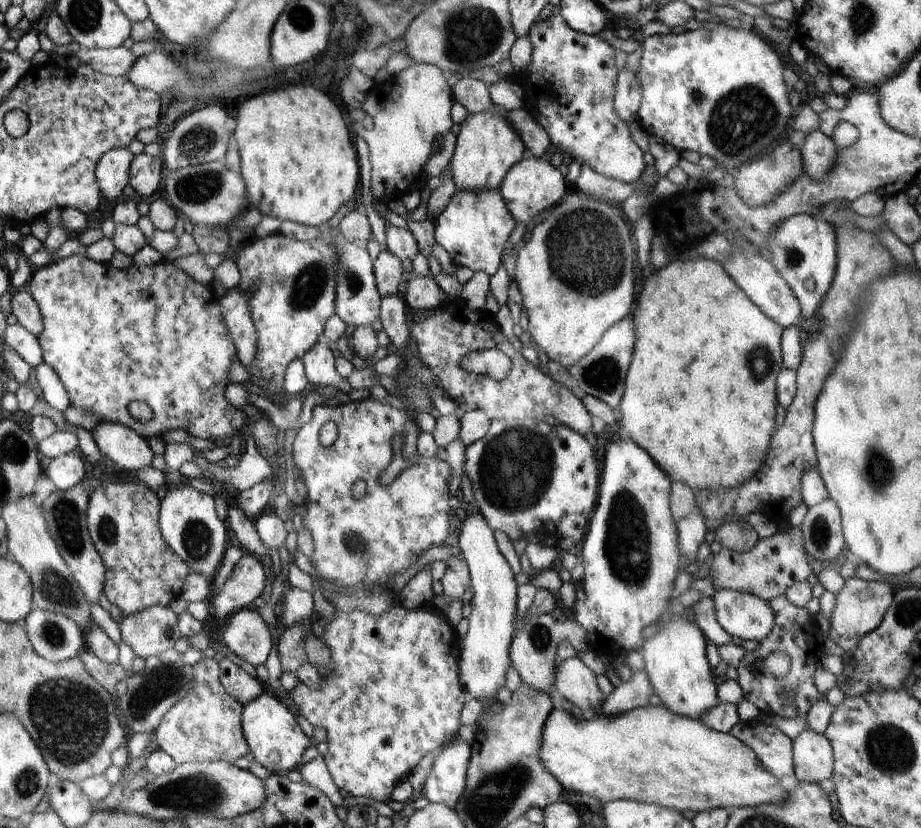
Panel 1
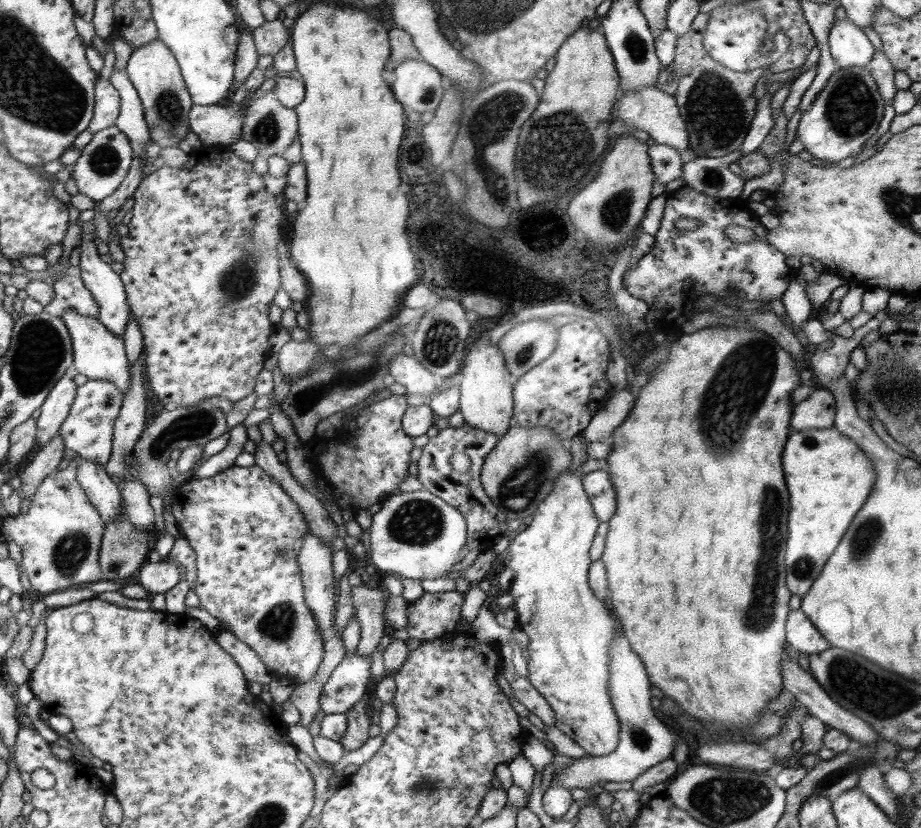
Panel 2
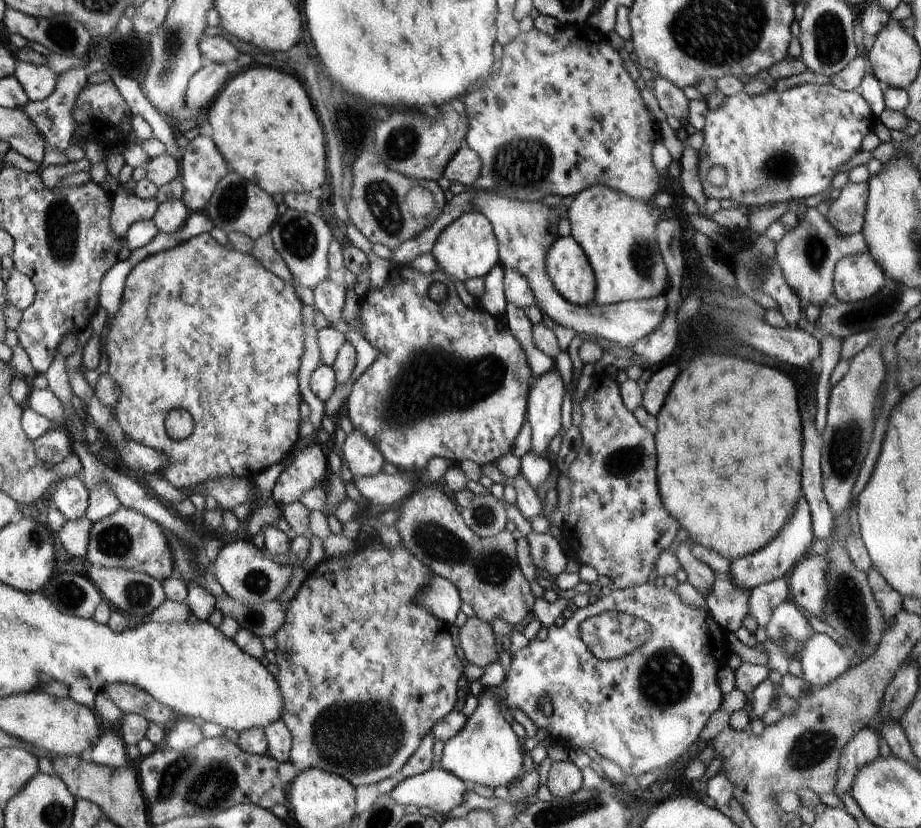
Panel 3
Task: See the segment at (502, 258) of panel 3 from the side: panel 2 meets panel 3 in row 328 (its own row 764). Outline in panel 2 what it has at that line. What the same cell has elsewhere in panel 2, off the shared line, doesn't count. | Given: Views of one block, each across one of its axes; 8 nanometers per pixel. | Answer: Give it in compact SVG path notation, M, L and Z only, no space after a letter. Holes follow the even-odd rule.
M622 631L616 633L609 646L609 693L616 716L621 724L618 746L605 757L582 757L574 759L570 767L556 772L551 786L556 788L580 788L591 792L595 783L632 782L651 766L670 759L673 753L674 734L654 715L650 682L642 660L632 652Z

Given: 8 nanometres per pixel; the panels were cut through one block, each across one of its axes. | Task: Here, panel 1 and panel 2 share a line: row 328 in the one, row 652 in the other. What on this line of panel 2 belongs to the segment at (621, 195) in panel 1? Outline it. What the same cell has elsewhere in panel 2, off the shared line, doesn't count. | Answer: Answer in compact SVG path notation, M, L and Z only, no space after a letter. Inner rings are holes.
M567 470L564 474L560 475L554 483L550 494L548 494L548 496L536 507L531 524L528 525L524 531L517 532L511 537L508 547L510 560L508 560L507 567L512 569L514 577L512 584L508 589L508 593L514 596L515 601L513 609L516 610L518 614L517 626L522 628L522 630L529 636L529 645L527 648L527 651L529 652L529 661L527 662L528 680L532 683L532 686L542 694L546 699L546 702L548 702L551 709L554 711L555 726L576 742L577 745L580 745L581 748L588 752L592 757L605 757L618 746L621 727L614 707L612 706L612 699L610 698L609 693L609 646L611 645L613 636L618 632L614 625L614 619L612 619L612 616L610 615L610 610L606 608L604 600L600 601L589 585L589 566L592 563L589 550L601 522L595 515L593 506L588 500L588 495L582 484L583 477L584 476L578 470L575 472Z

